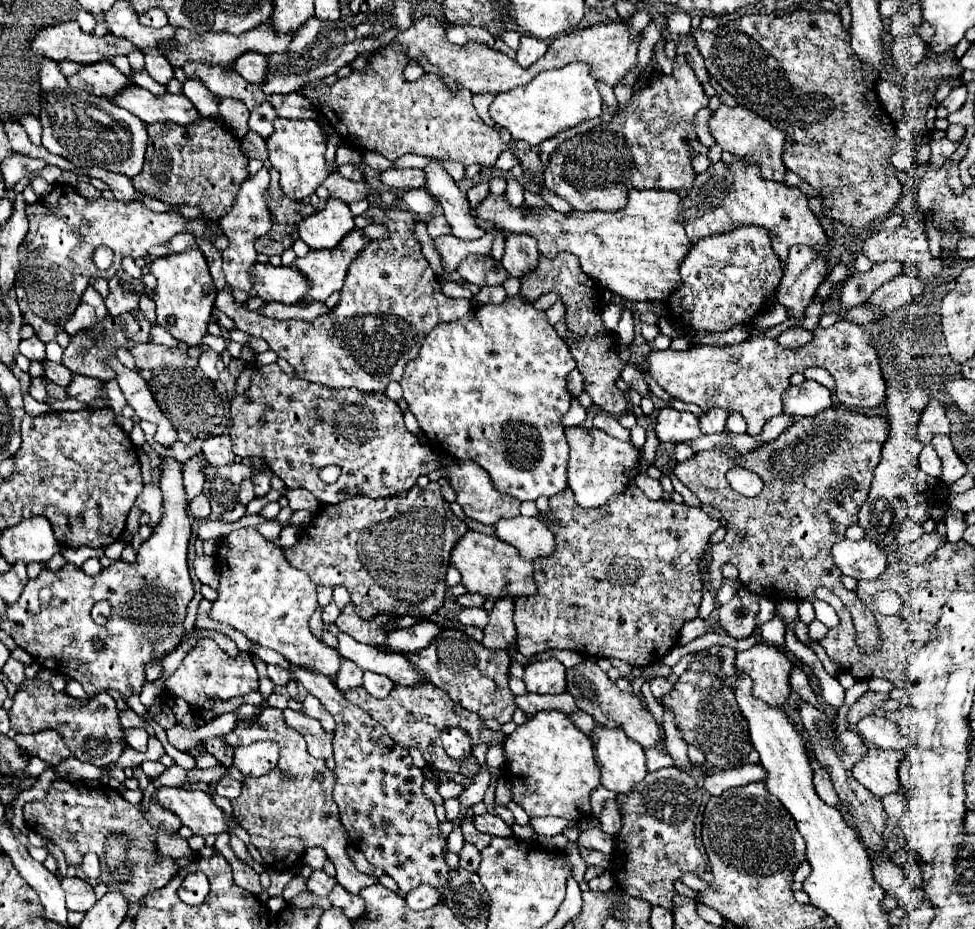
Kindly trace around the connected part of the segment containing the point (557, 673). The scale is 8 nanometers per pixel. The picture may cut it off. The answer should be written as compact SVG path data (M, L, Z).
M555 658L533 662L525 666L523 682L529 692L563 694L565 692L565 666Z

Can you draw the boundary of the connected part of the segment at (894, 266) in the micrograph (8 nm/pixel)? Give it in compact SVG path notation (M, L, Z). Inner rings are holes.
M883 262L883 264L873 264L869 272L857 272L849 274L845 278L843 290L839 294L839 304L843 308L853 308L863 304L881 284L887 280L895 278L899 272L903 272L903 264L899 262ZM875 268L875 270L873 270Z

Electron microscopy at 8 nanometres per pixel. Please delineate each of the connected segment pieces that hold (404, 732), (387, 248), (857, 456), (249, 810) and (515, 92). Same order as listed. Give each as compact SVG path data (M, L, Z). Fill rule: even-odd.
M431 683L416 687L396 685L391 690L389 698L385 698L385 700L371 698L363 688L349 690L349 692L345 692L345 696L353 704L357 704L361 710L365 710L369 716L373 716L373 720L383 724L395 744L401 744L401 748L407 748L407 750L409 748L417 748L429 764L433 764L435 768L439 768L443 772L449 772L449 774L461 772L465 776L475 776L479 772L479 764L477 764L475 758L465 762L465 764L463 762L455 762L455 760L451 760L445 754L445 750L441 746L441 738L439 738L439 734L441 734L441 730L445 726L463 728L471 736L473 746L481 744L481 742L485 742L485 744L501 744L501 740L505 740L503 732L493 732L493 730L485 728L483 720L479 720L473 712L467 712L461 706L457 706L457 710L455 710L455 702L443 690L439 690L437 686Z
M371 206L365 214L371 216L375 222L387 226L391 236L381 242L371 240L367 248L361 252L361 256L351 264L347 278L345 278L345 286L341 290L341 300L329 314L323 314L315 318L313 322L267 318L267 316L247 310L243 304L237 304L231 294L233 288L229 288L229 284L221 292L217 292L215 308L225 312L229 318L233 318L241 332L267 340L271 350L277 352L277 356L285 358L299 372L303 380L319 382L327 388L351 388L353 386L361 392L373 394L373 392L385 392L389 382L399 382L405 372L405 364L409 364L411 358L417 358L419 348L423 340L427 338L427 334L439 322L453 322L465 316L471 310L471 302L453 300L441 292L439 278L429 268L421 252L421 246L417 242L417 236L413 230L415 218L411 212L399 210L399 208L373 208Z
M843 406L827 408L811 418L795 418L793 426L777 440L763 444L741 460L743 468L757 472L763 480L763 490L755 498L731 490L725 474L735 462L719 450L699 452L677 464L675 476L701 502L719 508L727 518L725 540L711 546L709 584L713 590L721 586L723 564L733 564L743 570L739 580L743 580L749 590L767 594L773 602L783 602L783 598L793 602L805 600L817 586L825 586L849 608L857 630L857 648L865 654L877 652L877 648L881 648L877 618L861 604L855 592L845 590L841 572L833 564L829 550L835 542L843 540L847 526L857 522L857 512L867 500L873 470L879 464L887 434L889 422L885 418L853 414Z
M267 707L257 714L255 720L243 718L237 722L233 732L221 736L221 740L233 748L249 746L257 740L273 740L281 748L275 774L245 779L243 794L231 800L233 812L241 820L241 828L245 828L251 834L253 846L259 850L269 868L277 872L295 872L297 864L303 862L305 850L319 846L327 852L327 858L335 864L337 882L345 886L347 892L359 894L365 886L377 882L377 878L361 874L347 854L349 836L339 820L337 804L333 802L333 784L335 784L333 770L329 770L323 760L309 756L307 744L301 738L301 734L287 726L283 710ZM285 774L293 776L295 780L283 778ZM315 774L323 774L325 780L317 782Z
M585 62L567 64L559 70L545 70L535 76L529 84L499 92L489 108L491 118L507 128L515 140L539 146L541 142L579 126L585 120L601 116L601 96L597 80L591 76L591 68Z

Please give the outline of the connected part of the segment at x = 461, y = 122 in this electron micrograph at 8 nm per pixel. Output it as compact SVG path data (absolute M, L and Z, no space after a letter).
M389 46L379 50L365 70L351 72L333 86L321 84L315 90L307 90L305 96L331 120L331 126L345 142L357 144L363 150L375 150L387 160L397 160L413 152L427 158L459 162L465 168L473 164L493 166L503 150L511 150L523 168L523 182L535 182L535 176L543 170L539 154L519 150L511 142L505 144L499 132L479 118L469 90L451 92L437 74L427 74L427 78L419 78L417 82L405 82L403 64L407 64L403 50Z

